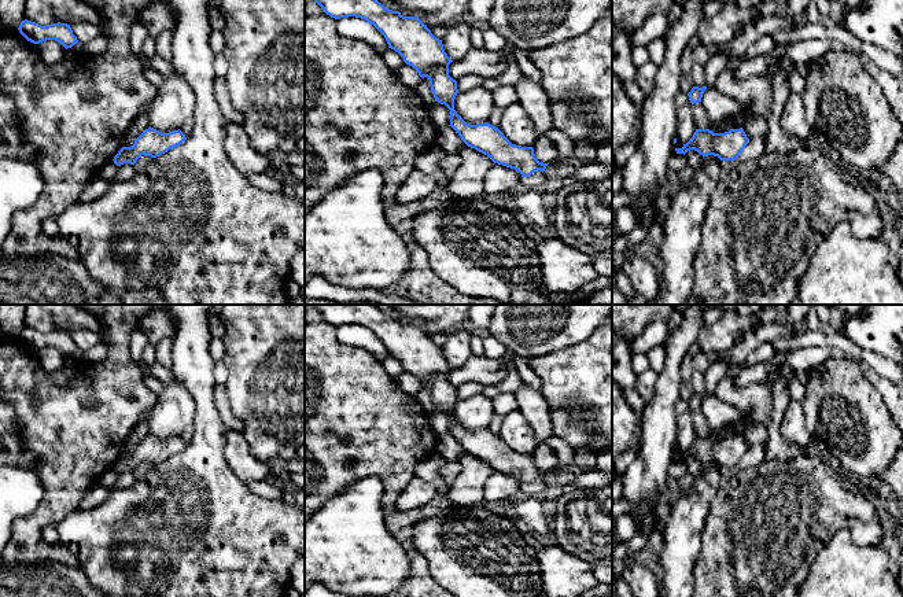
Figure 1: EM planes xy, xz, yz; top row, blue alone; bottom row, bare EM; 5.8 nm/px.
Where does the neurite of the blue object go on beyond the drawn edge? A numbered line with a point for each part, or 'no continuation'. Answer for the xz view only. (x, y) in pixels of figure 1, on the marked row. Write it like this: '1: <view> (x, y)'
no continuation

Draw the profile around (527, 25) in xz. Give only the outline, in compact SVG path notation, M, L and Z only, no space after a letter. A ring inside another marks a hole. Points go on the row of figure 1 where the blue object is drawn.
M495 0L489 25L508 41L509 48L531 51L585 34L611 8L612 0Z

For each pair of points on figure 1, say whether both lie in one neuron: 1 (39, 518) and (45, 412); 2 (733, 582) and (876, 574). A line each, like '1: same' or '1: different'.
1: same
2: different

